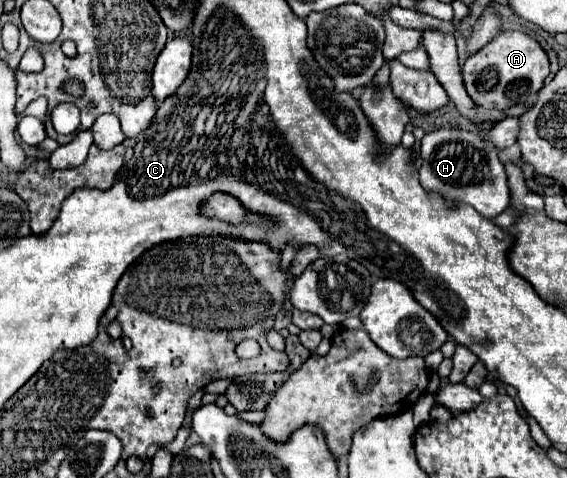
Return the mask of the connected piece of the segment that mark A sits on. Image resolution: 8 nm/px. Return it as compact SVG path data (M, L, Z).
M501 31L481 51L471 55L463 65L463 79L469 97L485 107L505 111L519 103L525 103L531 91L539 91L549 75L549 59L541 45L525 33Z

